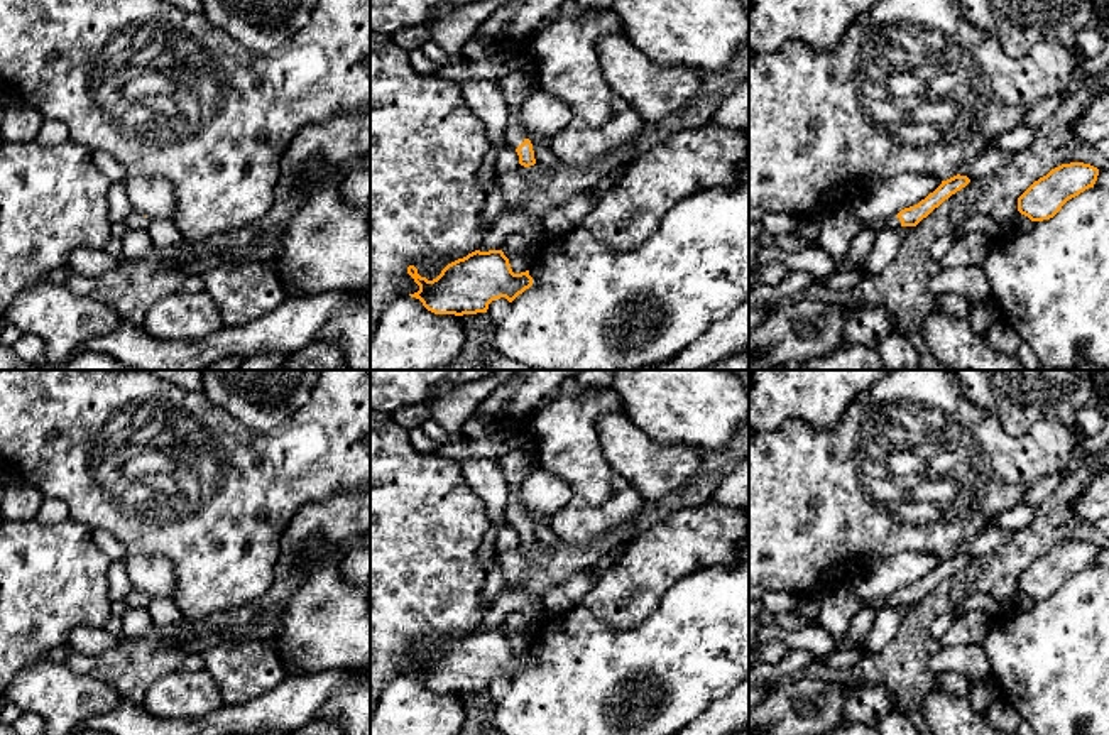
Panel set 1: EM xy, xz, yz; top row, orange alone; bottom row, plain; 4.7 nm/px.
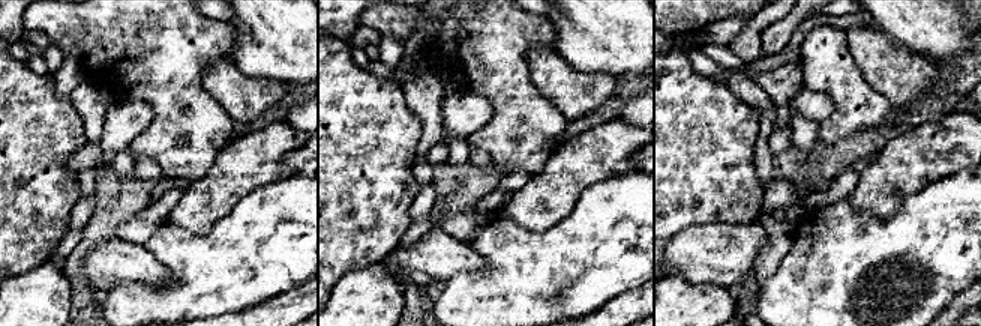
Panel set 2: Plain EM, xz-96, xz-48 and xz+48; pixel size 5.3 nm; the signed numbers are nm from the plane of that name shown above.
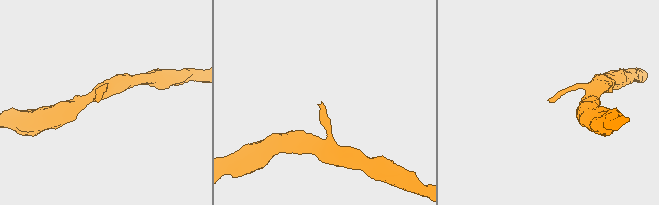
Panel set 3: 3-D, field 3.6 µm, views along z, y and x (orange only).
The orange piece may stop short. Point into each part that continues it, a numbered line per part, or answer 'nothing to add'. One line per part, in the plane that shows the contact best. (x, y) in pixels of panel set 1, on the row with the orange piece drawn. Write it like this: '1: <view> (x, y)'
1: xz (516, 87)

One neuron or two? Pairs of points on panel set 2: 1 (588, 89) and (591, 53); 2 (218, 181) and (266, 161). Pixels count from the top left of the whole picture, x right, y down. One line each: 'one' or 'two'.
1: two
2: one

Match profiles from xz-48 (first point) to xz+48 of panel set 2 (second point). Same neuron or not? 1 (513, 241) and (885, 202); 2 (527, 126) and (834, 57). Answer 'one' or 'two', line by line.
1: two
2: one

